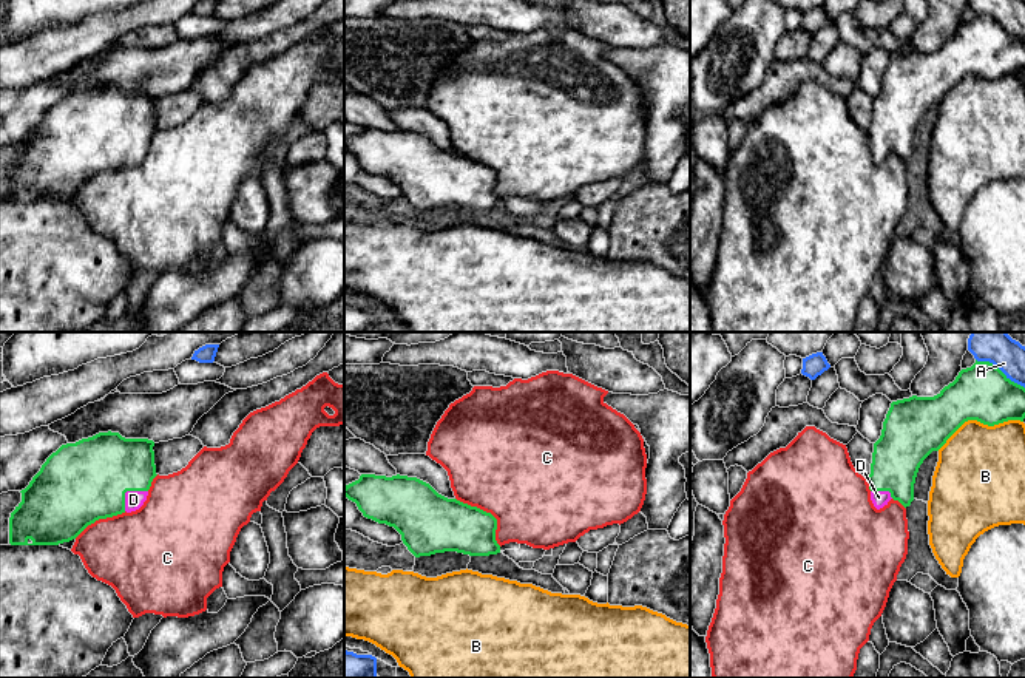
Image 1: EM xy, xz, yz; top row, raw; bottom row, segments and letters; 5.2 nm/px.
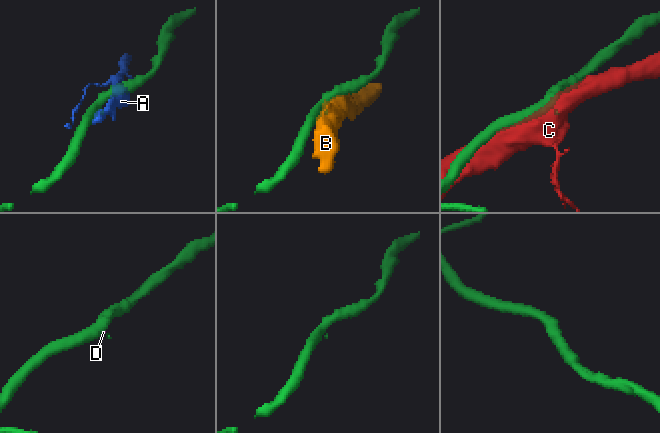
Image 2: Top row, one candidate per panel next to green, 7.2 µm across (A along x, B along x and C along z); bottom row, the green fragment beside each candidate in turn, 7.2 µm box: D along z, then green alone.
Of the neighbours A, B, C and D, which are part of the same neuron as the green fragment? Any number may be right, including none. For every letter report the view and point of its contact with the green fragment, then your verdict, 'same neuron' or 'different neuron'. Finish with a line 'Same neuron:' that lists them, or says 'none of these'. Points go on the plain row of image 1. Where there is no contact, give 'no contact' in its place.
A: meets green in yz at (999, 23); different neuron
B: meets green in yz at (979, 74); different neuron
C: meets green in xz at (490, 167); different neuron
D: meets green in xy at (127, 144); same neuron
Same neuron: D

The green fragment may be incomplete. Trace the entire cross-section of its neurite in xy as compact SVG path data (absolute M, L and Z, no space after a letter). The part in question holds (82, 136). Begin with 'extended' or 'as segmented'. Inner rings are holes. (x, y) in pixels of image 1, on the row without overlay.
extended; M99 86L62 99L9 171L11 199L59 199L99 173L139 164L156 128L154 96Z

